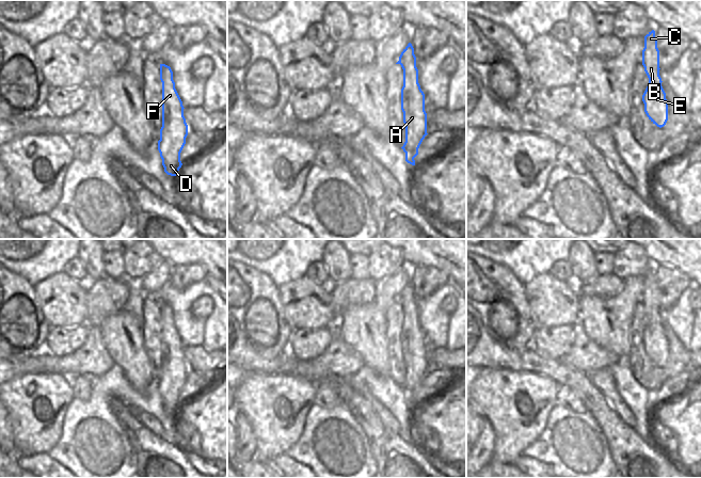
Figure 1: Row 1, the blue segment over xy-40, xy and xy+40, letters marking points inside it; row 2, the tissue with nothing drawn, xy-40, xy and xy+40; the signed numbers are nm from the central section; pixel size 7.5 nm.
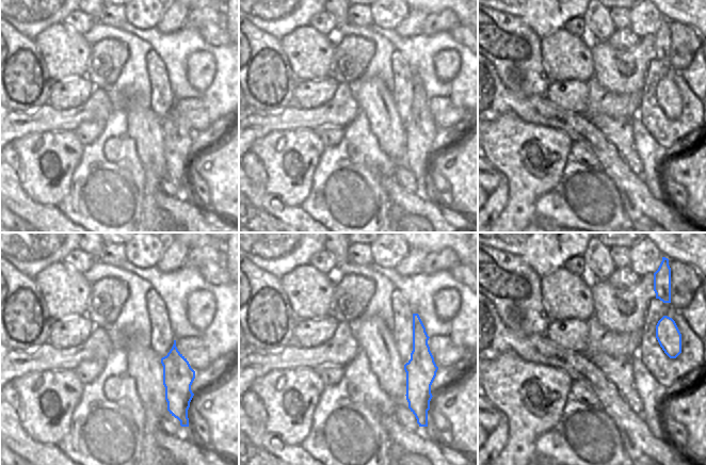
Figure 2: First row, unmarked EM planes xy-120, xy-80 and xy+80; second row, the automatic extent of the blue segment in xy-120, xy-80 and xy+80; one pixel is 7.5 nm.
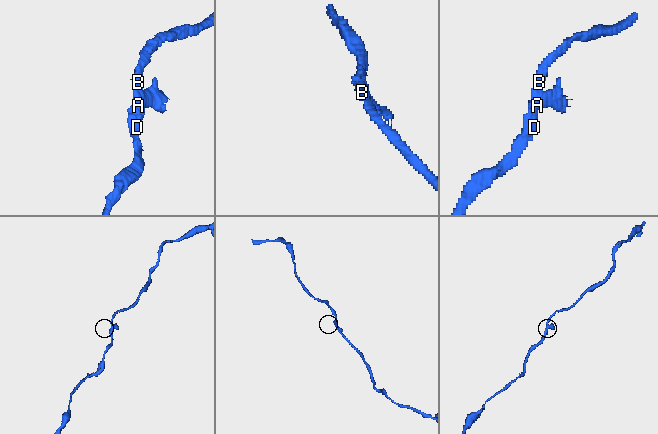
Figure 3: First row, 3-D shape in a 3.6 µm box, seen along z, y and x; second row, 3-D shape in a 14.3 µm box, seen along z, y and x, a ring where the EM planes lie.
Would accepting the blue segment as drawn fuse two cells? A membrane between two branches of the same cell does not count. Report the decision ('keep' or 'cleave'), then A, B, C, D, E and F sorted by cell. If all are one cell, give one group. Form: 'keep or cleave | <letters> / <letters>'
cleave | A B C D F / E

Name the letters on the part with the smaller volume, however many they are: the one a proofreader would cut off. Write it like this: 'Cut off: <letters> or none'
Cut off: E

